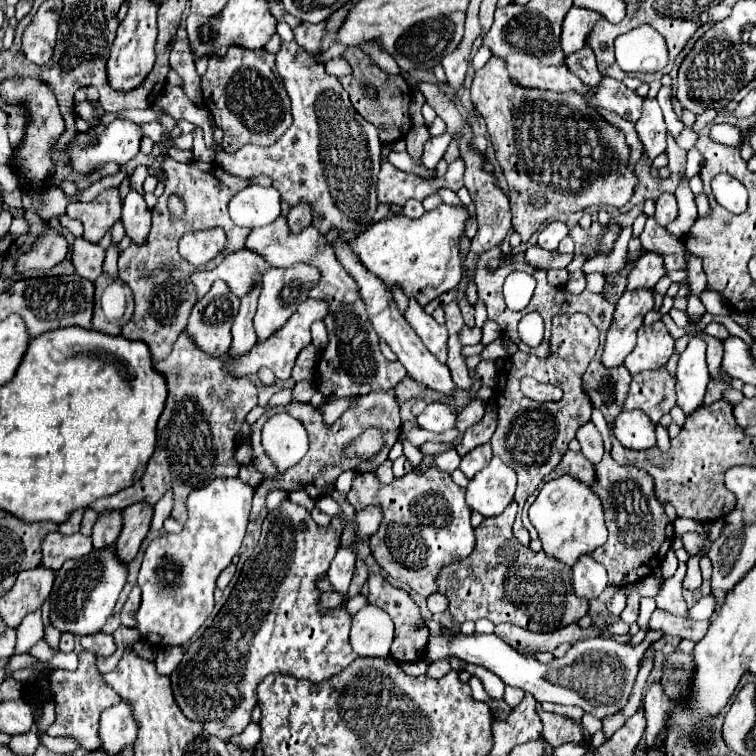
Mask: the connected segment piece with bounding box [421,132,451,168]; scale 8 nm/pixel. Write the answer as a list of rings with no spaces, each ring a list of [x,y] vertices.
[[[445,132],[441,136],[435,136],[435,138],[429,138],[423,146],[423,156],[421,156],[421,162],[427,166],[427,168],[433,168],[437,166],[437,162],[441,160],[441,156],[445,154],[447,146],[451,142],[451,136]]]

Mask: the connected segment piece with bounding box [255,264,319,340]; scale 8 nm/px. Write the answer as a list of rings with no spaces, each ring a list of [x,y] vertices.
[[[295,264],[291,268],[269,268],[263,276],[263,290],[259,296],[259,306],[255,314],[255,330],[257,338],[265,340],[269,338],[277,328],[281,328],[291,314],[297,310],[297,306],[307,300],[307,288],[319,280],[319,270],[311,268],[307,264]]]

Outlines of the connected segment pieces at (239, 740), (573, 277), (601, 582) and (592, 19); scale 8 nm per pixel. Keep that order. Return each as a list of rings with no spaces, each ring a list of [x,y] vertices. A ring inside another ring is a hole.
[[[251,722],[241,734],[231,736],[229,742],[231,742],[233,746],[241,748],[241,750],[251,750],[251,748],[259,742],[259,738],[261,738],[261,730],[259,730],[259,726],[257,726],[255,722]]]
[[[579,270],[569,274],[569,282],[567,282],[565,288],[569,288],[571,294],[581,294],[585,290],[585,276]]]
[[[583,556],[579,564],[573,566],[573,590],[577,598],[595,600],[607,586],[605,568],[591,556]]]
[[[573,6],[565,20],[563,20],[563,30],[561,30],[561,48],[565,56],[571,56],[571,52],[577,52],[579,48],[583,48],[591,26],[601,20],[599,12],[587,10],[587,8],[577,8]]]

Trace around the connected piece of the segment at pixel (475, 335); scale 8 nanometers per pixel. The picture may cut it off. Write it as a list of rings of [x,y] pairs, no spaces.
[[[463,326],[463,330],[461,330],[463,334],[461,334],[461,342],[465,344],[465,346],[475,346],[475,344],[479,344],[481,342],[481,330],[479,328],[467,328],[467,326]]]

